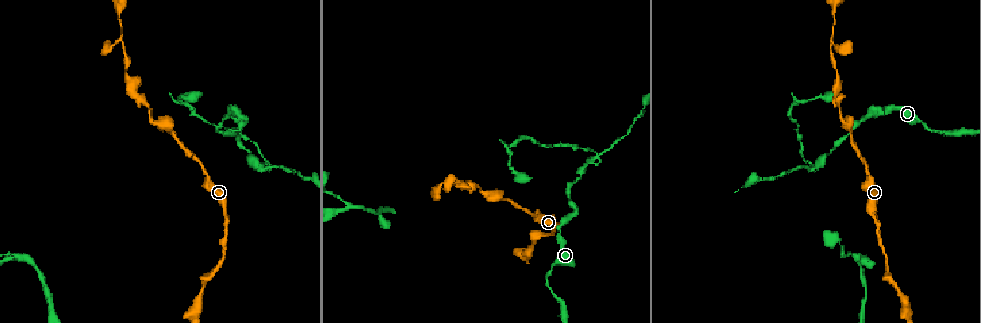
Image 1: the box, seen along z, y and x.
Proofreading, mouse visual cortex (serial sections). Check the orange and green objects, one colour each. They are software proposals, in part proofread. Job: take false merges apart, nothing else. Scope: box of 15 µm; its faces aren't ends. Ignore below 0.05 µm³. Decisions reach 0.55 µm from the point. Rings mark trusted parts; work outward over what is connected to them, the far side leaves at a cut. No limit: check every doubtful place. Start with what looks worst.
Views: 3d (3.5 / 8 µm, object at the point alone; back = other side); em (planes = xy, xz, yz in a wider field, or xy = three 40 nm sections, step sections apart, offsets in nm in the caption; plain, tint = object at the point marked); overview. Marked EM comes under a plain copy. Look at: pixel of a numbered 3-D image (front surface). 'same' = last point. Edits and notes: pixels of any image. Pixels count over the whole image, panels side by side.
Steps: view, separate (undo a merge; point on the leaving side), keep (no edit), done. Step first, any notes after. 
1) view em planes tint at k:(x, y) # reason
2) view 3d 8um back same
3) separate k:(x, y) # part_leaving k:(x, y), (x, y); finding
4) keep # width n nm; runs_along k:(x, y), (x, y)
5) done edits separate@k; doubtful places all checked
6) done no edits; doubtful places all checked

view 3d 3.5um at 1:(595, 158) # branch point

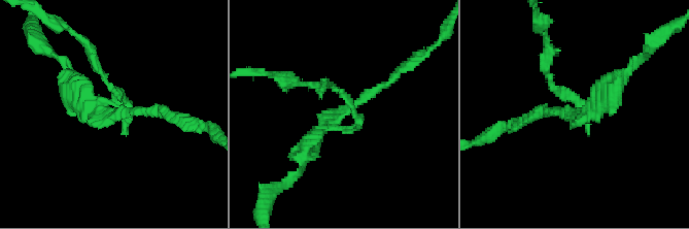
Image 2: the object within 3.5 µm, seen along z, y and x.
view em xy step 5 tint at 2:(566, 112) # arms 3; arm_widths 150, 150, 300 nm; need the tissue

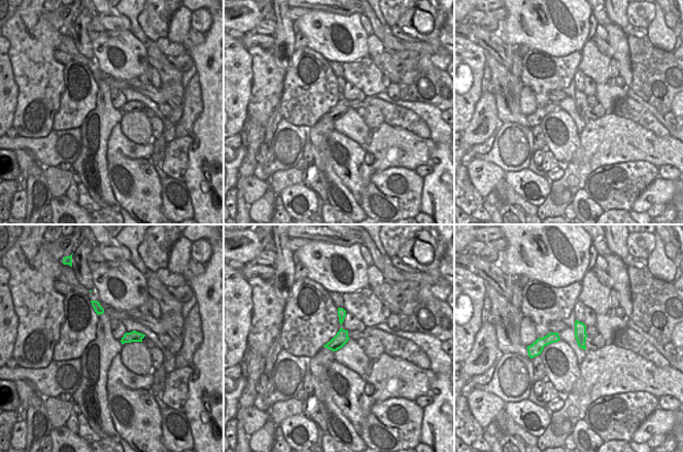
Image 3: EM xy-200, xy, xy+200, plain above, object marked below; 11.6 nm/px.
keep # all the same cell

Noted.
view em planes tint at 1:(121, 38) # three-way junction

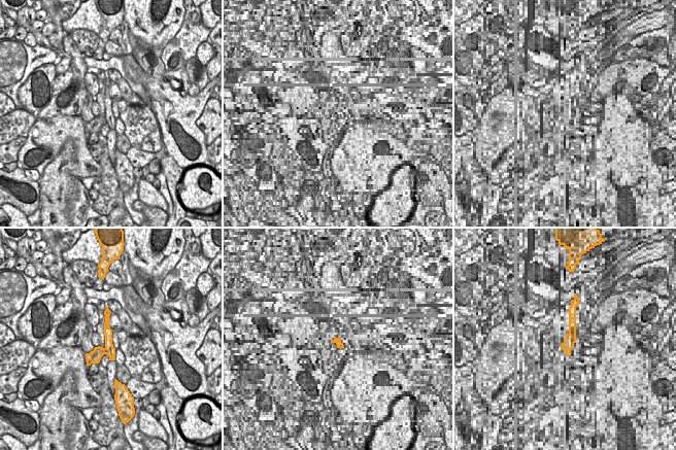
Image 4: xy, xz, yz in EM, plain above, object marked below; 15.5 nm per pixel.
view 3d 3.5um same # see where the arms go

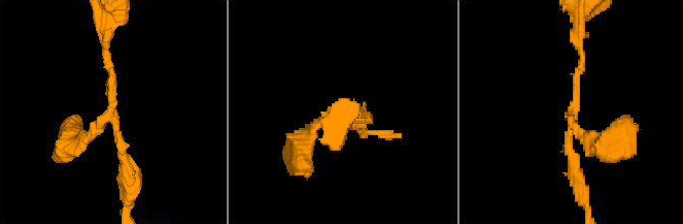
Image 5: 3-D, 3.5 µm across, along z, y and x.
keep # arms 3; arm_widths 100, 200, 200 nm; runs_along 5:(131, 179), (108, 118), (70, 140); continuous, no second cell

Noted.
view 3d 3.5um at 1:(584, 150) # a narrow waist

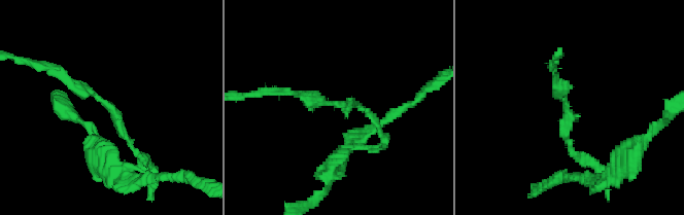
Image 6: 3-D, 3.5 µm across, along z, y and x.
view em xy step 1 tint at 6:(564, 97)

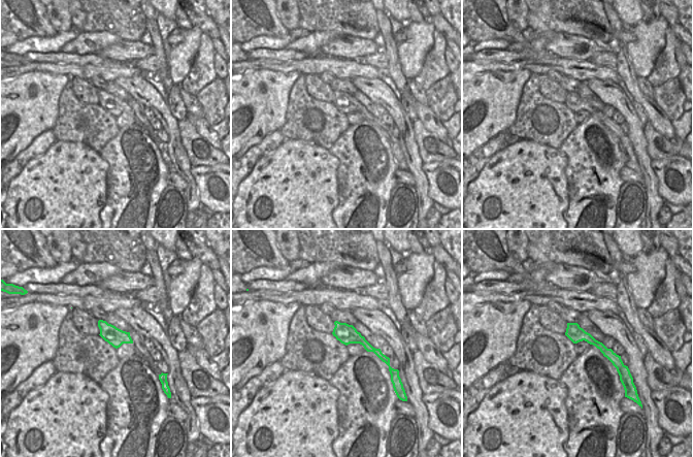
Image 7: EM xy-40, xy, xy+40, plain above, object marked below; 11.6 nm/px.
keep # arm_widths 100, 150 nm; runs_along 7:(337, 324), (387, 360); continuous, no second cell

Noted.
view 3d 3.5um at 1:(797, 103) # a narrow waist

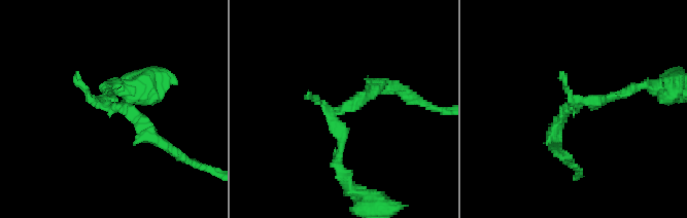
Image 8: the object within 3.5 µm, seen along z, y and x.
view em xy step 5 tint at 8:(102, 108)

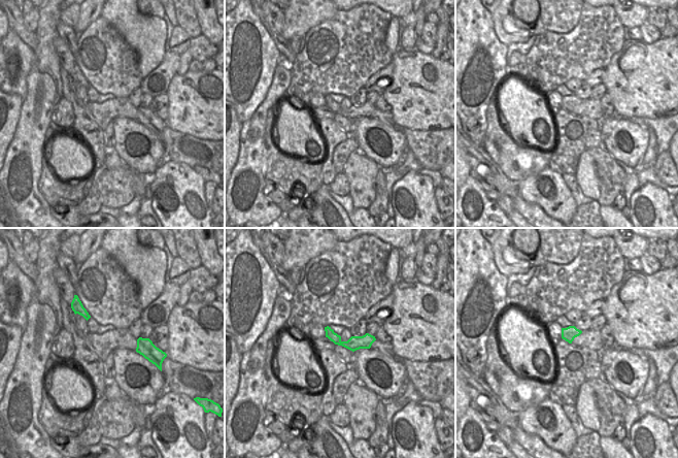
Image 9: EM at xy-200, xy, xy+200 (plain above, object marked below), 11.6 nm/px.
keep # runs_along 9:(328, 329), (343, 344), (372, 338); one cell here

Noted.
view 3d 3.5um back at 1:(931, 131) # abrupt turn

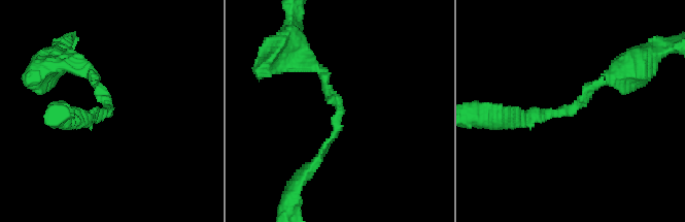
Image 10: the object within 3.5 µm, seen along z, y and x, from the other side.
view em xy step 1 tint at 10:(568, 109) # arm_widths 150, 150 nm

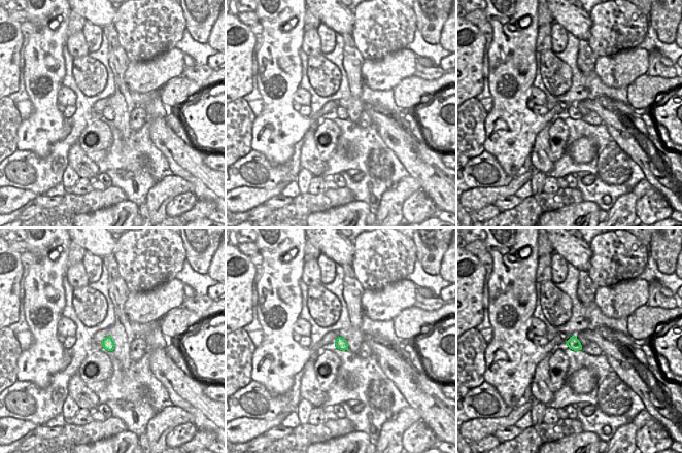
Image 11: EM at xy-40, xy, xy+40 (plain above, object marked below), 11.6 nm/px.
keep # runs_along 10:(614, 68), (572, 108), (514, 119); continuous, no second cell

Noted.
done no edits; doubtful places all checked

